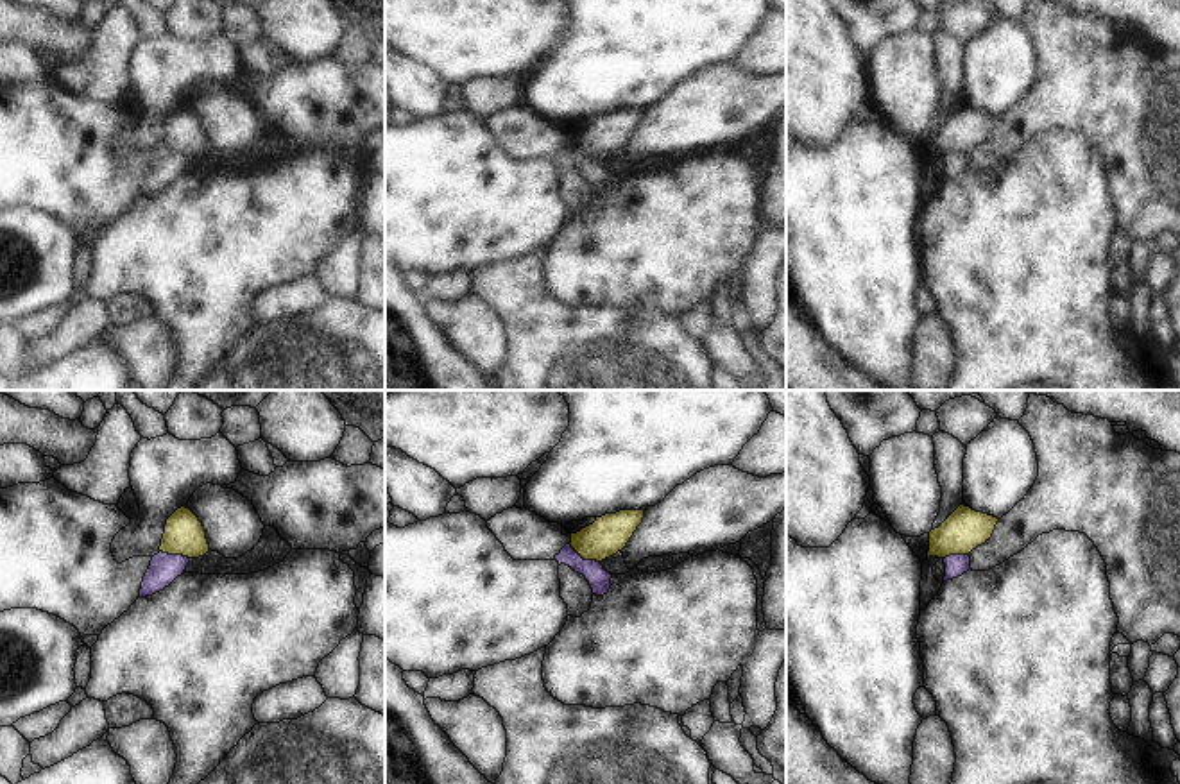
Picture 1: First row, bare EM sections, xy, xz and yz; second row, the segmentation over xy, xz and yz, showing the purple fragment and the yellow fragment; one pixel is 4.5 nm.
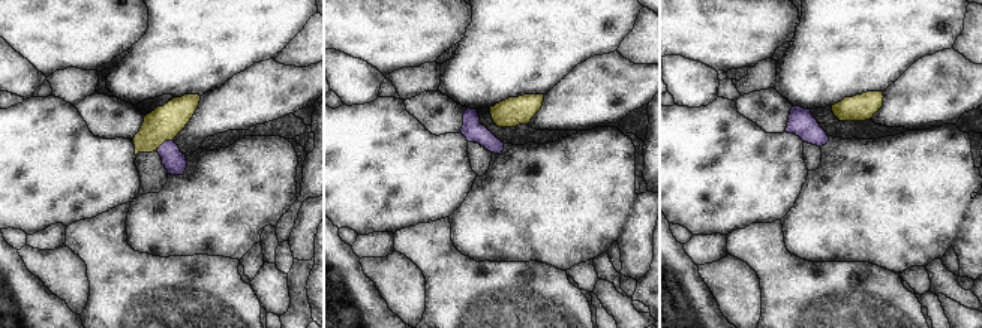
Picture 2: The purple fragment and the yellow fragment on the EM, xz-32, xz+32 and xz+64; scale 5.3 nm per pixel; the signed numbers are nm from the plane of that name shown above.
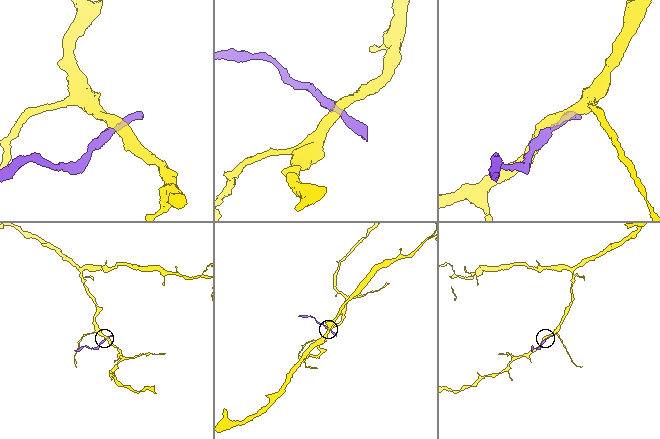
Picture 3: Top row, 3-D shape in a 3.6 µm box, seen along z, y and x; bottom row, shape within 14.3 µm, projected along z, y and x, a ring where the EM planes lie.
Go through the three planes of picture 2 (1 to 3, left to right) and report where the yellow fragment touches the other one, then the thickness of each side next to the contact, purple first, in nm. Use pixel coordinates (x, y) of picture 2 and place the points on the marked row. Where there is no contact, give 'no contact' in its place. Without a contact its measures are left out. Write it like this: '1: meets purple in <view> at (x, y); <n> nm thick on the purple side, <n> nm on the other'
1: meets purple in xz-32 at (164, 143); 120 nm thick on the purple side, 180 nm on the other
2: no contact
3: no contact

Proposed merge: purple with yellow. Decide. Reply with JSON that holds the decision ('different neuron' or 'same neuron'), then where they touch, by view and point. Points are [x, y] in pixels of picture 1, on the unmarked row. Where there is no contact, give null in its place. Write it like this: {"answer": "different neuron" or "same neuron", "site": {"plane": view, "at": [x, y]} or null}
{"answer": "different neuron", "site": {"plane": "xz", "at": [582, 158]}}

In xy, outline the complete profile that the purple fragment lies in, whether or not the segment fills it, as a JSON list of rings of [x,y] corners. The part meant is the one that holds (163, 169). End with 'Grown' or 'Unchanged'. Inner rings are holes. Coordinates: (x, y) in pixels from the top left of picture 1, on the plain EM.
[[[163,150],[154,154],[138,197],[152,195],[168,186],[177,175],[184,174],[188,161],[190,158],[183,154],[168,154]]]. Unchanged.

